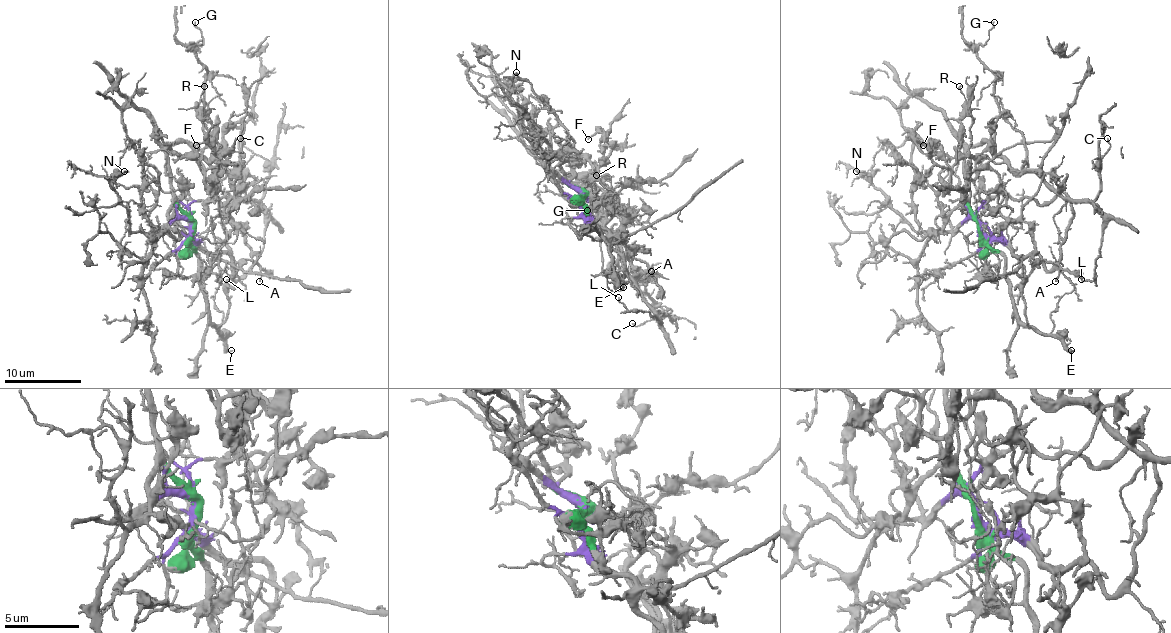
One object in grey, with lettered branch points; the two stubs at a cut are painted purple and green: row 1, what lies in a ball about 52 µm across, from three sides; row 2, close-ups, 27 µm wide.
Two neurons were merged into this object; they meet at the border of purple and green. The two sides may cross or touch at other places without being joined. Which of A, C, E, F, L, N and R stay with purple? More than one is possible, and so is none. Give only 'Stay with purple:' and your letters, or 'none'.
Stay with purple: F, N, R

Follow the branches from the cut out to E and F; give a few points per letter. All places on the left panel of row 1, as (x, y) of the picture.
E: (191, 228), (191, 243), (199, 258), (205, 312), (232, 351)
F: (191, 228), (195, 201), (210, 216), (232, 208), (234, 178), (224, 170), (207, 189), (218, 157), (195, 145)

